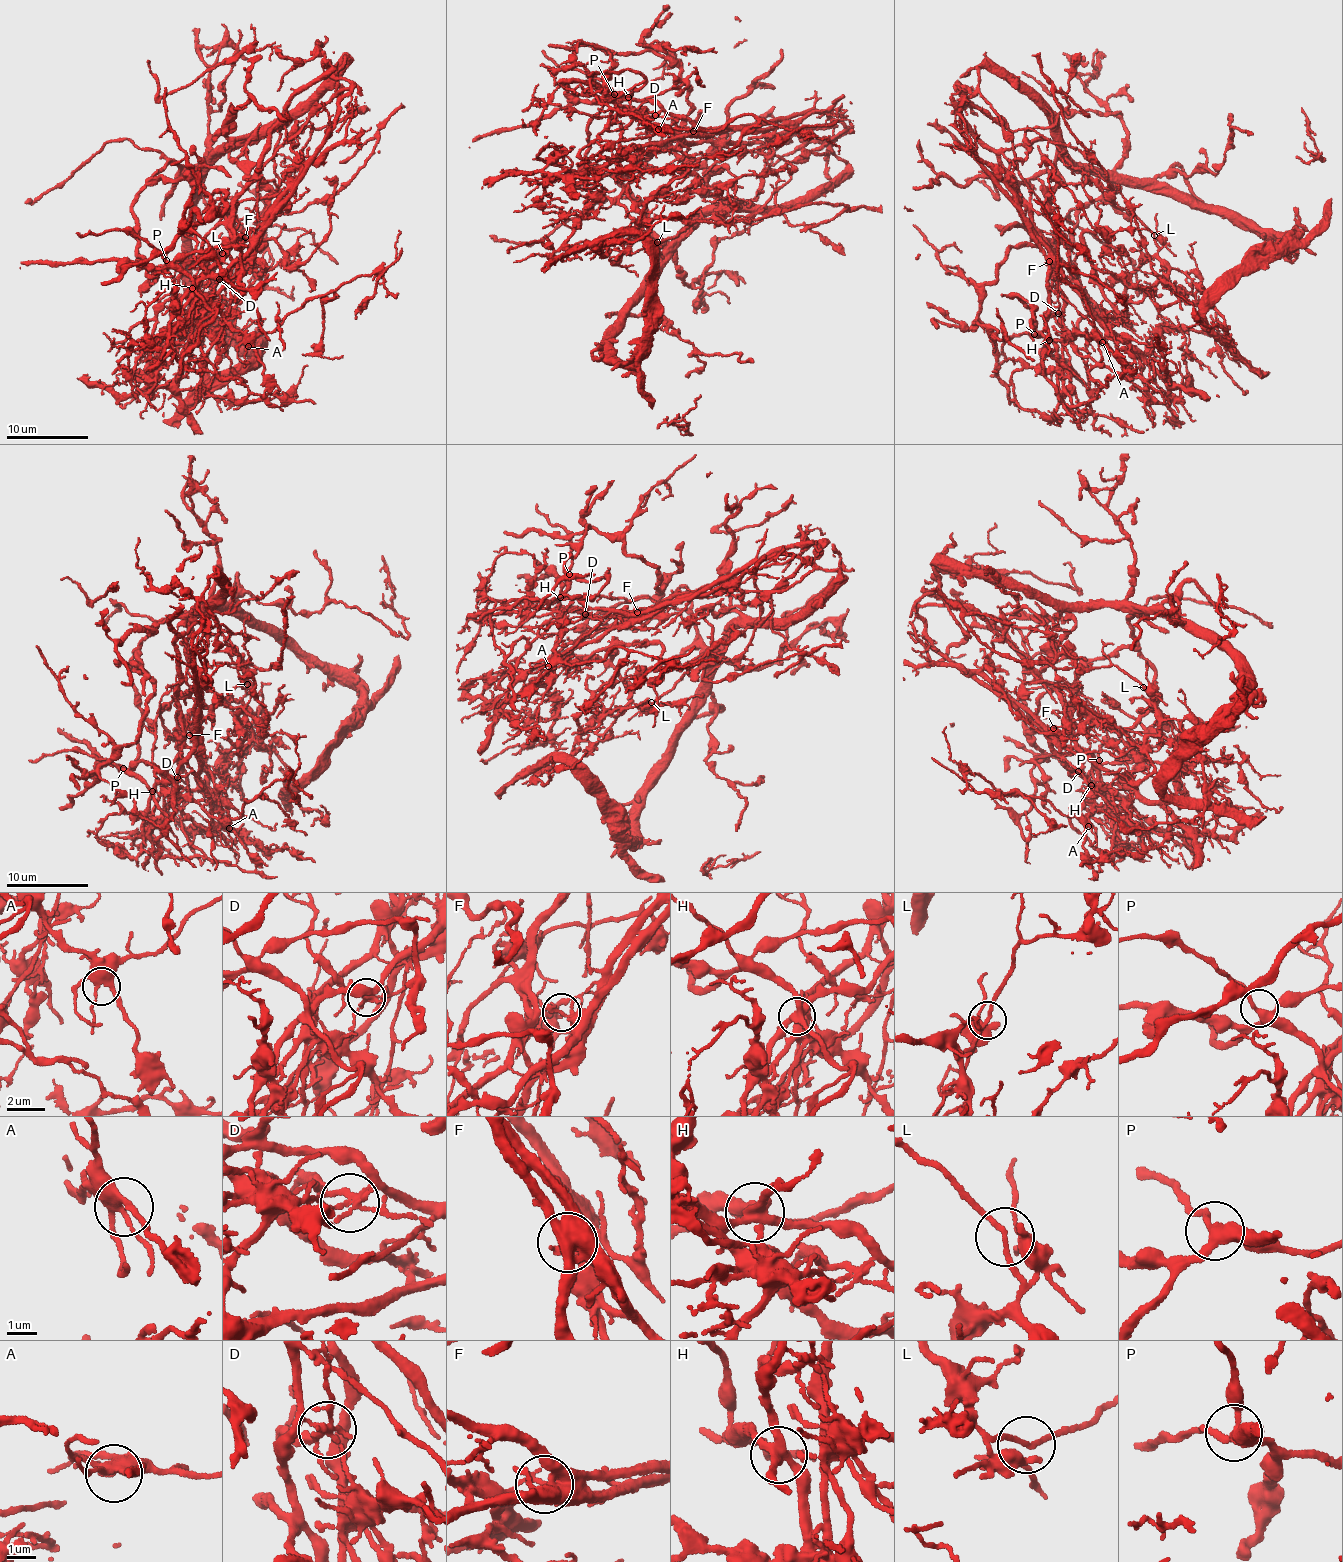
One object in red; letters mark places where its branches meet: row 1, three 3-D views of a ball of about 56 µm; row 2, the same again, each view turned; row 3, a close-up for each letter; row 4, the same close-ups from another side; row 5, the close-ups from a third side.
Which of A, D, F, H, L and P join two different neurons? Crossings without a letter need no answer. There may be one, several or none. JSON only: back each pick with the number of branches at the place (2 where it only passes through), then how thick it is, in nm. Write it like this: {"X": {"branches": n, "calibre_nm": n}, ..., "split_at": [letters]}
{"D": {"branches": 5, "calibre_nm": 180}, "F": {"branches": 3, "calibre_nm": 200}, "H": {"branches": 4, "calibre_nm": 320}, "L": {"branches": 2, "calibre_nm": 160}, "split_at": ["D", "F", "H", "L"]}

